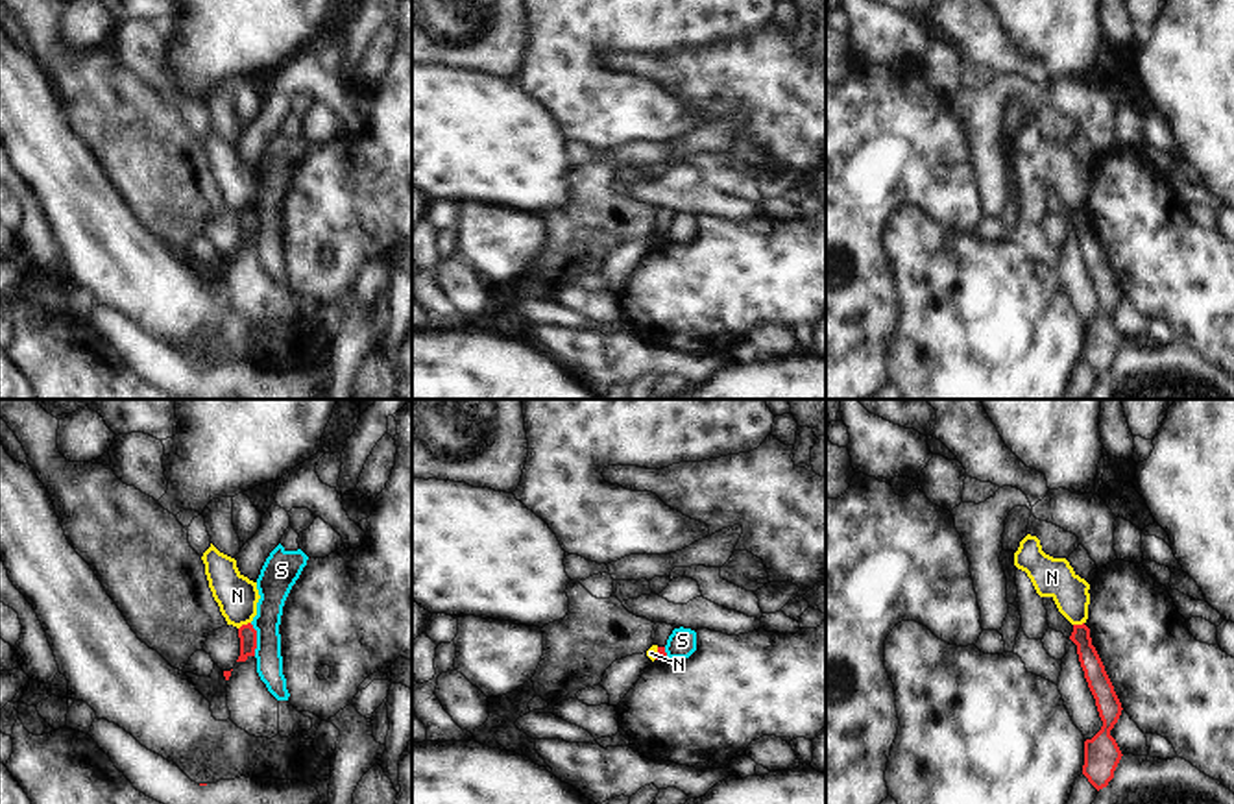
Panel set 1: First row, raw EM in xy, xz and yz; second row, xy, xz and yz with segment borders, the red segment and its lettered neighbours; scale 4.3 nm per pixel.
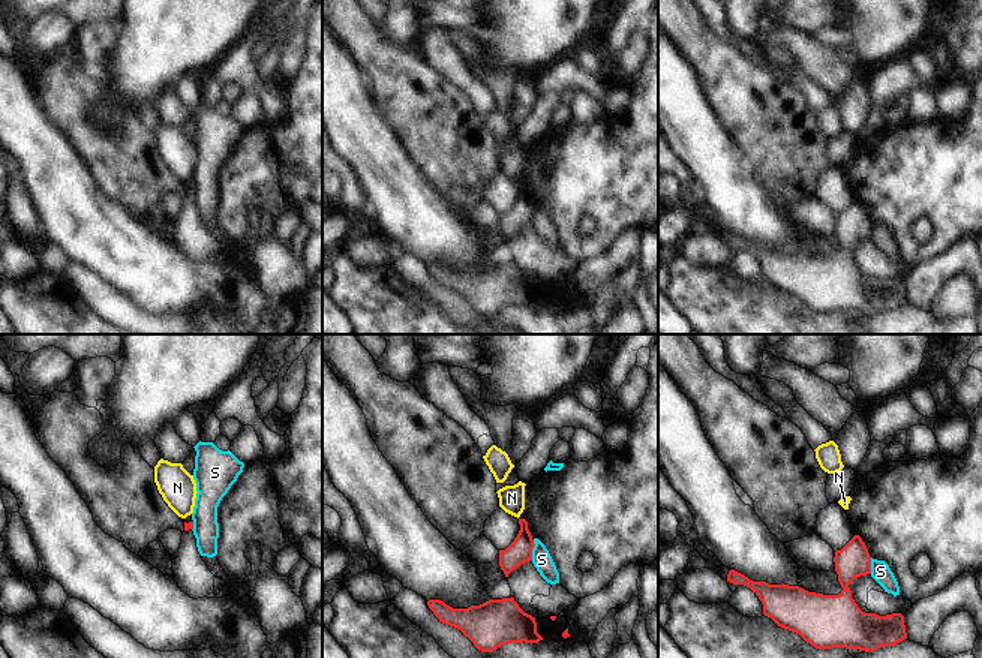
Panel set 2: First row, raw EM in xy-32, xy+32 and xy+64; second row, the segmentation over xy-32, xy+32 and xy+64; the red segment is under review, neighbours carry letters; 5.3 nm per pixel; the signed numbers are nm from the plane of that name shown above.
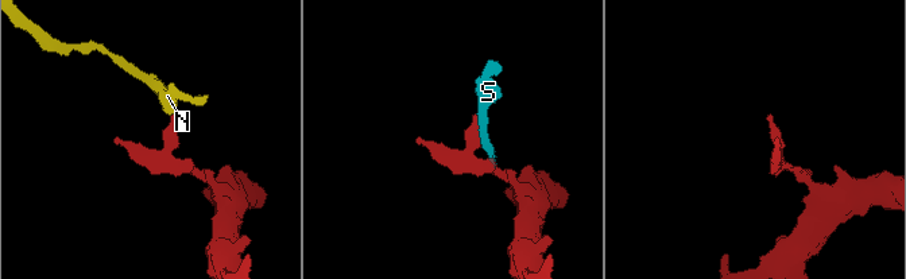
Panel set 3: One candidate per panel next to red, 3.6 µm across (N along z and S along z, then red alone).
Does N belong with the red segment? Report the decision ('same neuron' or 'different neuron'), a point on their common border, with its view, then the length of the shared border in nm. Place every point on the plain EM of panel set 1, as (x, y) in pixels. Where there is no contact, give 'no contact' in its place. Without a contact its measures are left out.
different neuron | xy (244, 211) | 70 nm

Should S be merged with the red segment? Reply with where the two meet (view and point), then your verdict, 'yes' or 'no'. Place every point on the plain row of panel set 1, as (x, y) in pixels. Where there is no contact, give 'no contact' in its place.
contact xy (255, 226); no

